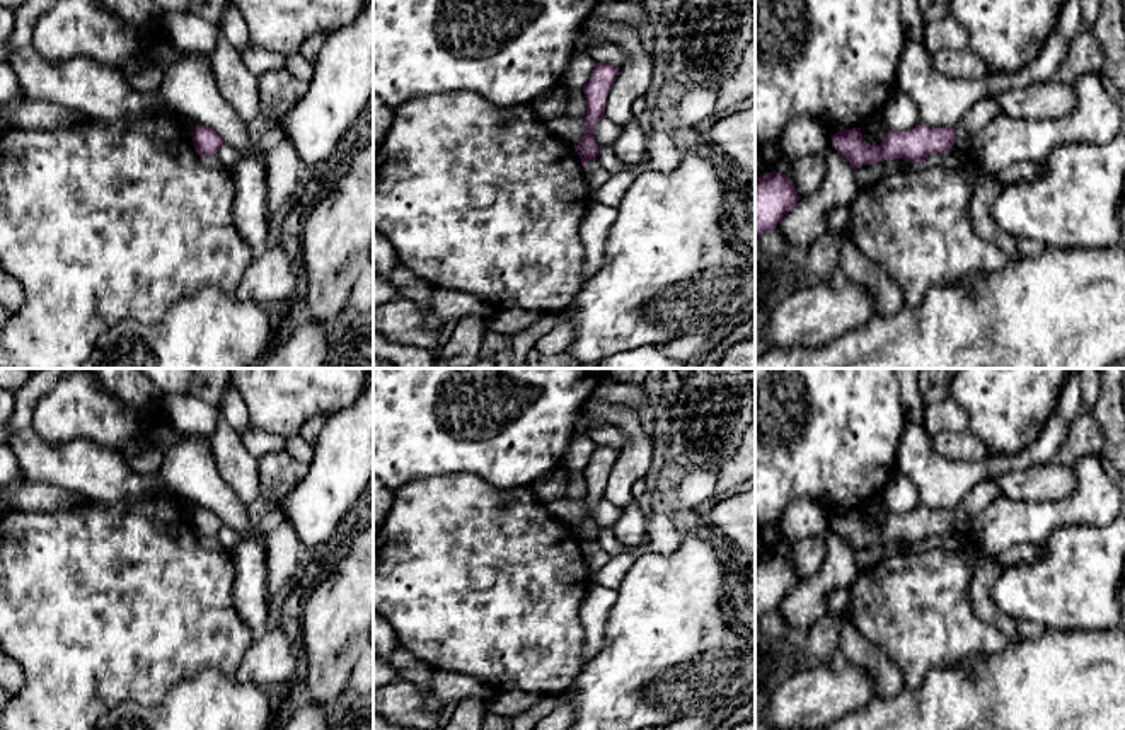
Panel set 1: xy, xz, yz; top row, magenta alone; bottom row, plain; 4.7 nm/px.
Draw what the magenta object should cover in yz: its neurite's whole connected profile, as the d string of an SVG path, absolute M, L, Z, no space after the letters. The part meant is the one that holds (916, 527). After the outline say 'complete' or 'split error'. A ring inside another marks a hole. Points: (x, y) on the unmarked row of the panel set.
M922 505L907 513L888 512L880 527L869 527L861 510L837 513L832 520L834 530L847 541L854 553L893 541L922 546L929 537L953 532L953 525L953 510L932 510Z; complete

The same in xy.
M198 507L191 517L199 539L213 537L223 527L222 519L213 510L205 507Z; complete

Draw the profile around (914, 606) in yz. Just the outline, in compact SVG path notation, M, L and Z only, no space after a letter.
M914 546L859 571L849 588L849 621L898 665L907 687L920 687L932 669L997 655L1007 646L1002 629L973 612L968 599L972 570L966 551Z

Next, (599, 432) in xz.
M581 411L576 418L574 435L590 438L595 445L622 450L627 443L626 433L612 423L590 420Z

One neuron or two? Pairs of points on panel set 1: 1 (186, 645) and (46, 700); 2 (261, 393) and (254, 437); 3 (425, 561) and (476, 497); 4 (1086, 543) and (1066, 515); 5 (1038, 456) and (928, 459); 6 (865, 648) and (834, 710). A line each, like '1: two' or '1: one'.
1: one
2: two
3: one
4: two
5: one
6: two

